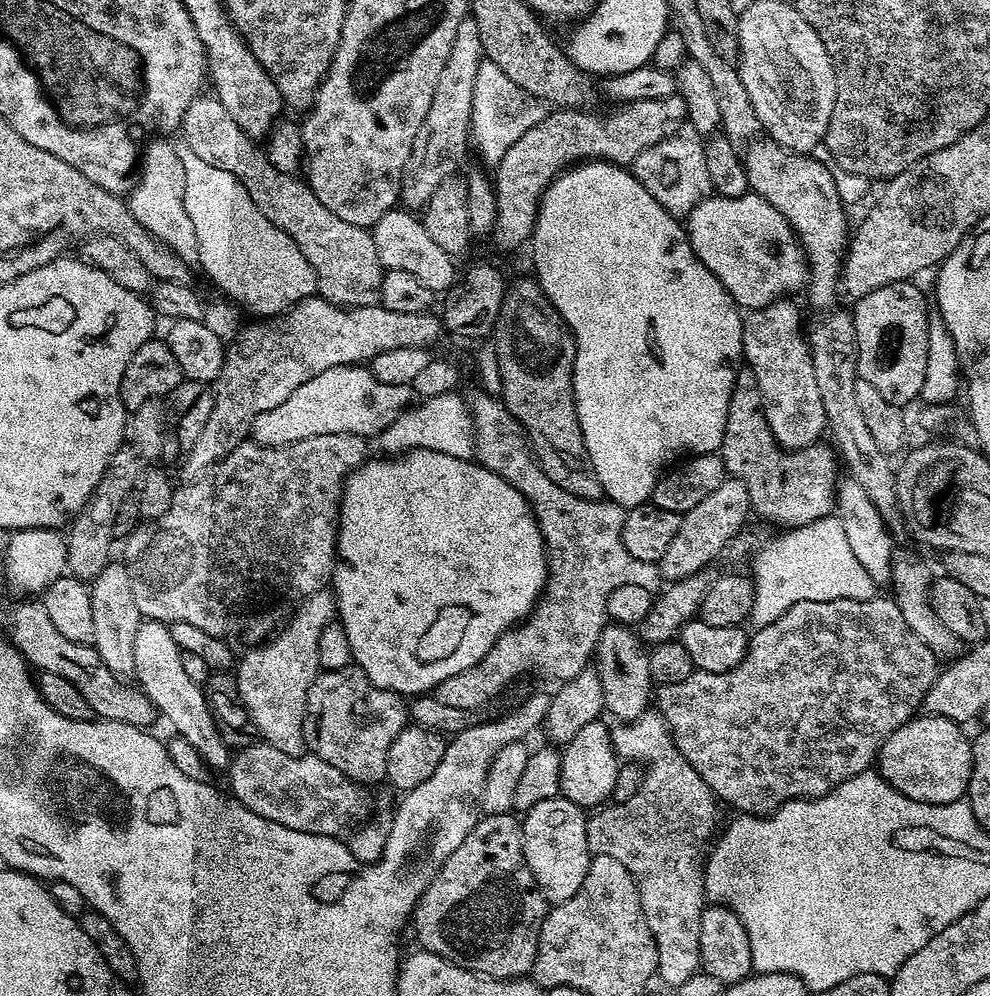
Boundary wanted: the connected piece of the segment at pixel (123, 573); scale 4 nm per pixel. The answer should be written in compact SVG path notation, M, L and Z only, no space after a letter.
M109 562L90 581L90 610L94 610L94 638L92 644L98 650L102 662L117 674L135 673L134 634L142 623L142 617L130 590L127 568L122 562Z

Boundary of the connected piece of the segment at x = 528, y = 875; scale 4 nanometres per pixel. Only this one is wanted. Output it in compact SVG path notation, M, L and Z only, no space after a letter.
M494 813L492 815L481 815L477 819L476 825L462 838L462 844L446 862L440 865L436 871L436 877L426 886L426 890L420 895L420 900L416 904L414 913L414 924L416 920L416 936L420 939L419 947L426 952L432 952L459 968L465 968L468 972L475 972L481 976L489 977L493 980L510 980L513 978L524 978L529 975L534 966L534 958L538 950L538 934L540 933L540 923L544 921L545 914L550 907L549 901L545 900L543 894L536 889L532 882L532 872L528 868L528 863L524 857L524 830L521 821L515 815L504 813Z

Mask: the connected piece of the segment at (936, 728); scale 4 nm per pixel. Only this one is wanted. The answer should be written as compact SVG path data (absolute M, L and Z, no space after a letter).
M920 714L908 720L886 742L878 753L878 771L888 785L906 798L914 798L927 804L945 804L965 799L968 791L968 779L972 773L972 740L964 737L965 729L954 720L944 716Z

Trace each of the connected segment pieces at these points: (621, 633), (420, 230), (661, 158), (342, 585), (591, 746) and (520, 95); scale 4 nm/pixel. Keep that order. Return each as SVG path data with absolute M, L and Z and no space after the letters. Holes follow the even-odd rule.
M615 622L605 623L602 634L596 643L594 653L594 667L598 678L602 682L602 698L604 699L604 712L612 715L616 722L631 722L649 711L654 700L654 685L650 674L650 662L645 645L631 627Z
M397 206L391 208L371 229L374 246L378 250L380 267L384 270L406 270L414 274L433 294L443 294L457 283L456 268L452 265L453 253L442 250L430 234L426 234L421 217Z
M684 136L661 138L656 144L643 148L630 163L630 171L639 184L657 200L667 212L680 218L691 212L693 205L712 192L706 174L704 149Z
M415 446L399 454L380 458L384 460L372 459L365 459L363 464L348 473L340 493L336 530L337 561L336 567L332 569L330 584L336 597L338 622L346 630L346 638L350 638L355 667L363 670L374 686L389 688L391 692L399 692L405 698L412 698L417 694L431 693L446 678L477 664L503 632L532 610L548 580L548 554L544 550L544 539L536 524L536 515L524 495L481 464L454 458L433 448Z
M599 720L587 723L578 730L573 740L568 741L560 757L560 790L563 796L578 807L588 810L605 803L617 781L620 758L615 749L611 729Z
M487 58L480 61L478 74L474 78L474 94L472 95L472 123L470 125L470 136L474 141L474 148L481 152L486 159L498 162L530 130L534 125L543 120L546 108L543 103L529 98L494 62ZM484 100L484 104L483 104Z

